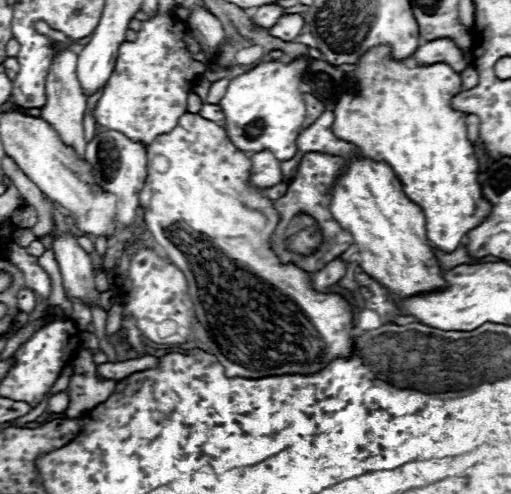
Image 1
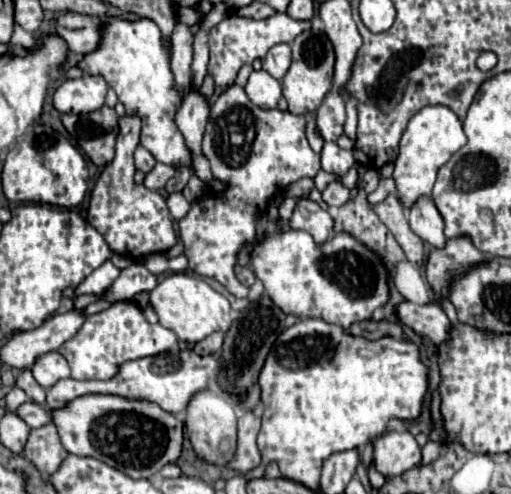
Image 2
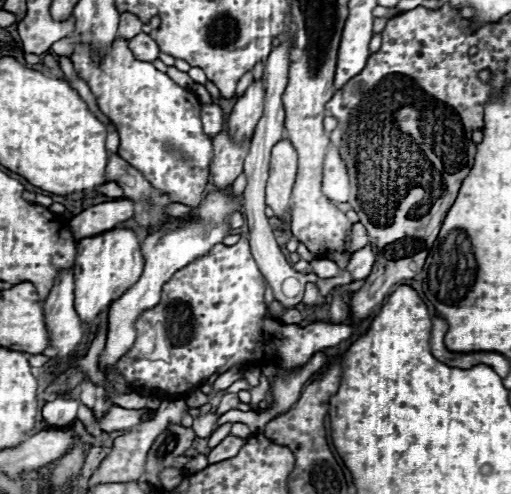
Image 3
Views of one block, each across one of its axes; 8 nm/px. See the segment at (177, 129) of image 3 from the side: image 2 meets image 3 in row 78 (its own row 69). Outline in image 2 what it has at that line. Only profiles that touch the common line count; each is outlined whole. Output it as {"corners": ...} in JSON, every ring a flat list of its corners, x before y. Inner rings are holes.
{"corners":[[104,18,106,26,102,30,102,40,98,50,86,54,84,60,78,64,86,74,98,74,106,80,110,88,118,94,118,100,124,104,128,116,138,116,142,120,142,134,140,144,152,152,152,156,168,164,172,168,192,166,192,154,180,134,174,116,180,108,180,94,176,90,174,74,170,70,170,54,168,48,172,42,162,44,160,28,144,18,138,22,128,22,120,18]]}

